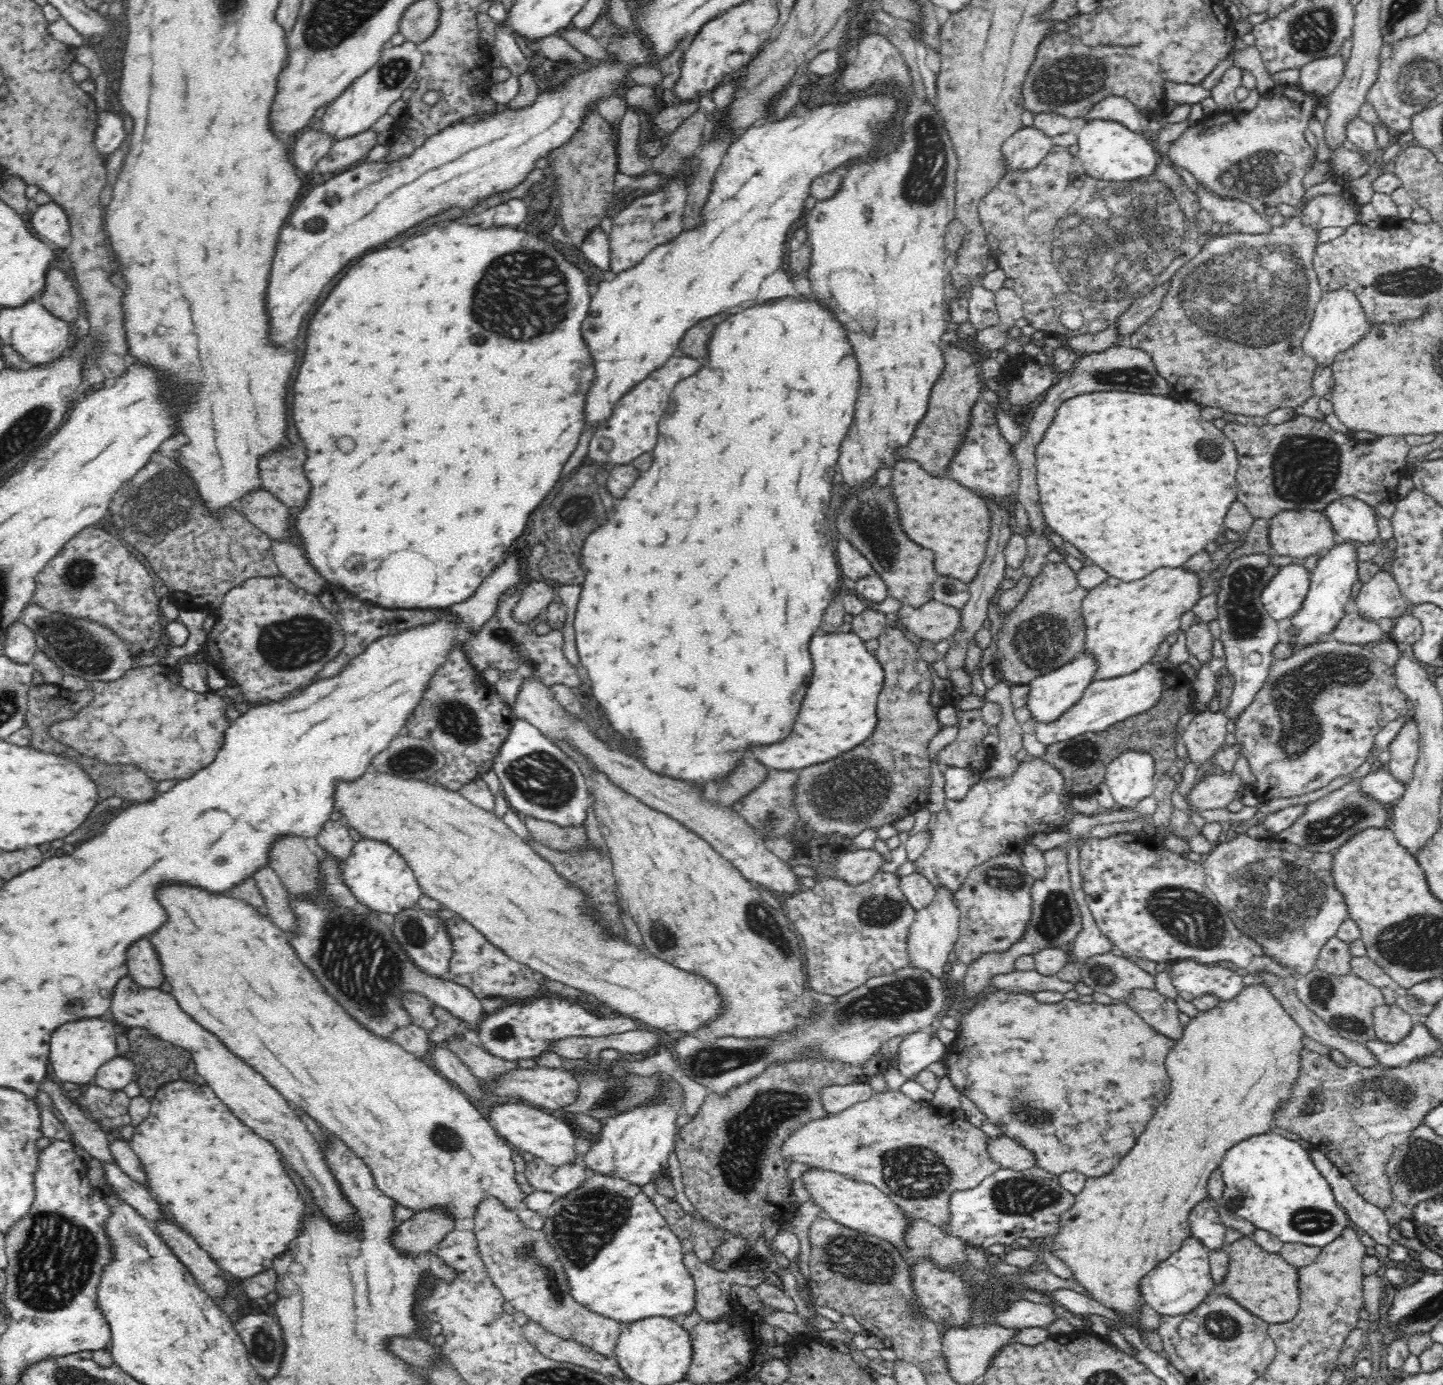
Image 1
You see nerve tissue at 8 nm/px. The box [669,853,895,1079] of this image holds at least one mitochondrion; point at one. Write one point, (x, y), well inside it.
(760, 922)

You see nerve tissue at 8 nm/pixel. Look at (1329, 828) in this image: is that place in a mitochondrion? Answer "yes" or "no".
yes

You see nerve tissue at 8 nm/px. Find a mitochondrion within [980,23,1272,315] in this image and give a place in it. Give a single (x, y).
(1068, 79)

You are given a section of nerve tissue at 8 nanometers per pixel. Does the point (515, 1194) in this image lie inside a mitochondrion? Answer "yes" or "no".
no

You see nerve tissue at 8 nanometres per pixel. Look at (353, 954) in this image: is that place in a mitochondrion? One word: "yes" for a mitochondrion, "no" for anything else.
yes

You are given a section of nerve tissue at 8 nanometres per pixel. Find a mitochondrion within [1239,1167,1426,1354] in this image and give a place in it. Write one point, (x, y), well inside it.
(1307, 1220)

